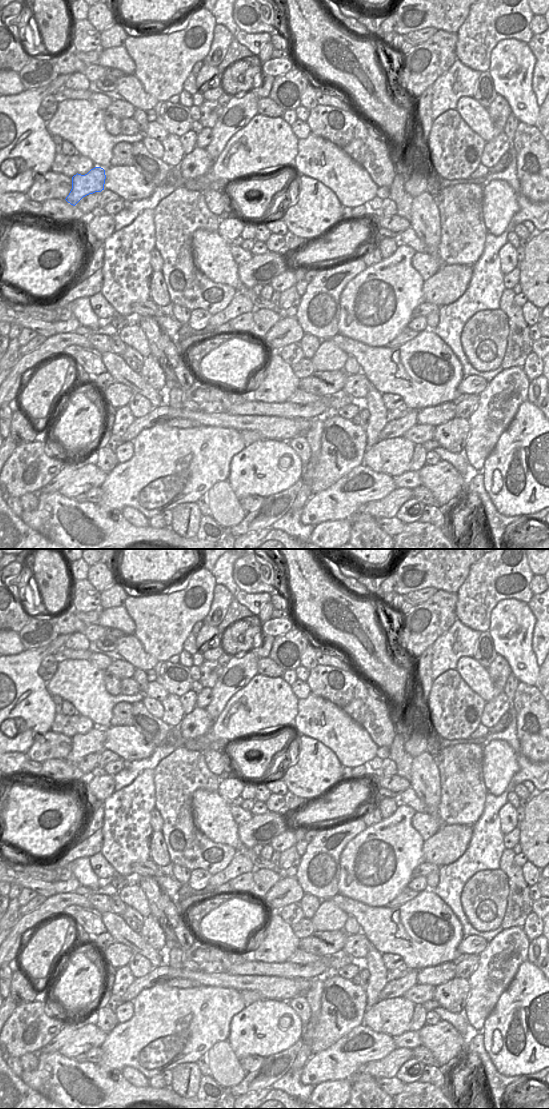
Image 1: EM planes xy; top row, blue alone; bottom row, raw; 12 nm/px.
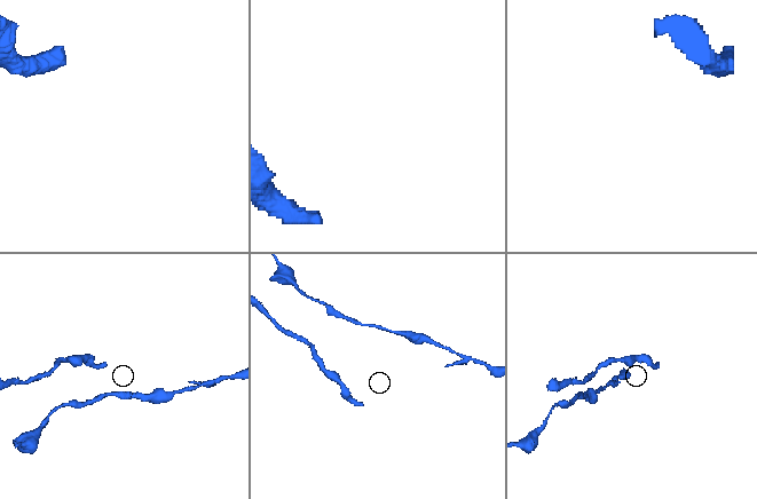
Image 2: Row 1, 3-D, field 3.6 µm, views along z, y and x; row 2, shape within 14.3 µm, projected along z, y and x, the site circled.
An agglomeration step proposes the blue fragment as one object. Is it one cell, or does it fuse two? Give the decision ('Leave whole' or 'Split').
Leave whole.

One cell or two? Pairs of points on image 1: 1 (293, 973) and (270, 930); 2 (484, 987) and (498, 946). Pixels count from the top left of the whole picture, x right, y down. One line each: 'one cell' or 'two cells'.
1: two cells
2: one cell

